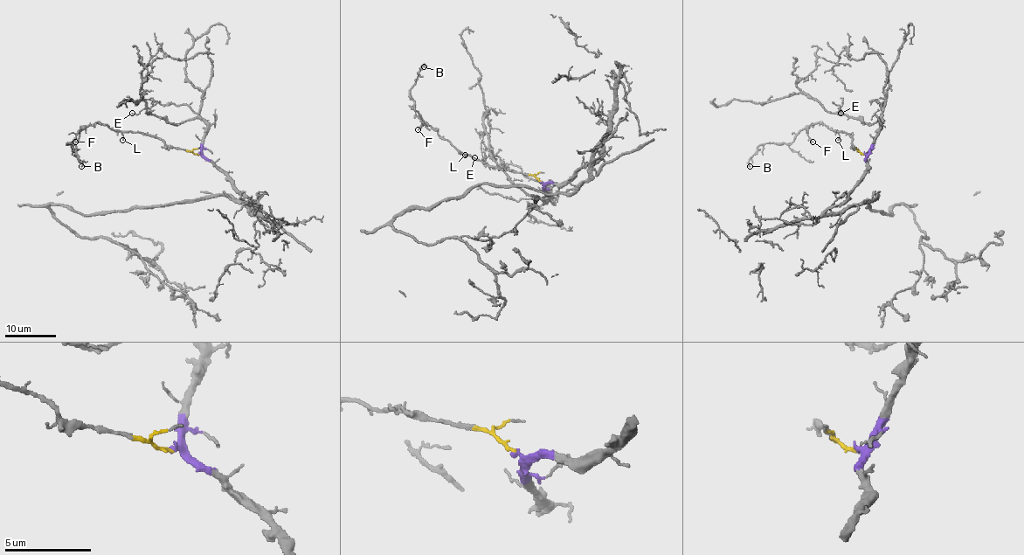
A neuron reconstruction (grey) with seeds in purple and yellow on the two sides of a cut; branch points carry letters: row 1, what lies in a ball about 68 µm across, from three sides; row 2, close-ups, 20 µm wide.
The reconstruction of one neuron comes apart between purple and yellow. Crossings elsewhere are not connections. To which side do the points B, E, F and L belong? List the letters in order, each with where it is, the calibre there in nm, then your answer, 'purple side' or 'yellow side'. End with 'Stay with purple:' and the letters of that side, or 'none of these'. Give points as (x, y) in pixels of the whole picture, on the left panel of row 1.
B: place (81, 166); calibre 140 nm; yellow side
E: place (132, 113); calibre 110 nm; purple side
F: place (75, 142); calibre 110 nm; yellow side
L: place (122, 140); calibre 170 nm; yellow side
Stay with purple: E

